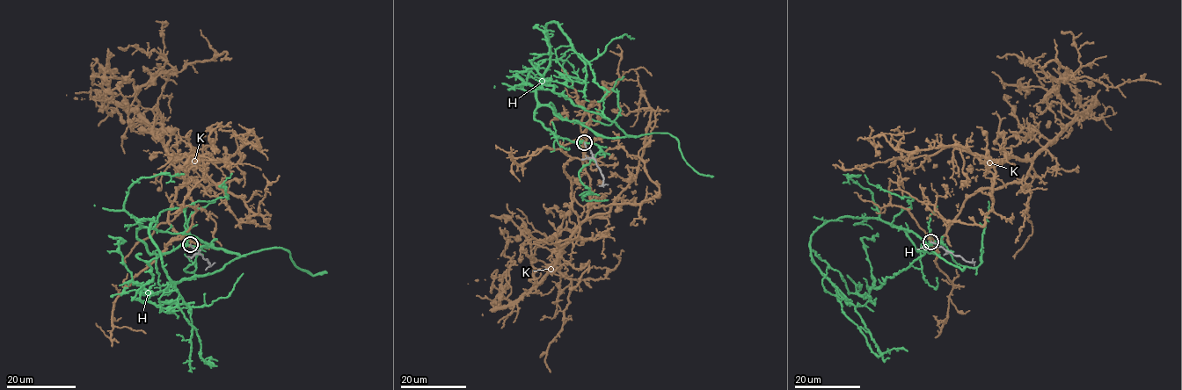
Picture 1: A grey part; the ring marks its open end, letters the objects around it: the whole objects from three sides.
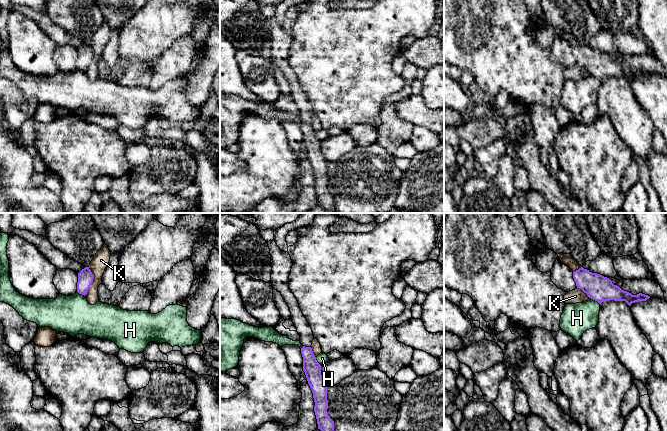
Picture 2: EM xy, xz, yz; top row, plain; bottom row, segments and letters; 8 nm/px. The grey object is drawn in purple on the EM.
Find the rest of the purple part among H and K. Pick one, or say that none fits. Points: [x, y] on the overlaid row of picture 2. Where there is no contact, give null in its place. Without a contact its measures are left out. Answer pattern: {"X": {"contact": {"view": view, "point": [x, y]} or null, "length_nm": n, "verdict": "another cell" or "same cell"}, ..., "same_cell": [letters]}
{"H": {"contact": {"view": "yz", "point": [594, 299]}, "length_nm": 110, "verdict": "another cell"}, "K": {"contact": {"view": "xy", "point": [92, 281]}, "length_nm": 240, "verdict": "another cell"}, "same_cell": []}

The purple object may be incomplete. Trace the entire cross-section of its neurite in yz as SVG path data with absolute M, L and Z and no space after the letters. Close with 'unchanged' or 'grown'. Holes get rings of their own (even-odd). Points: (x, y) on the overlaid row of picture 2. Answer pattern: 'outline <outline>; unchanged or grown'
outline M556 260L551 269L551 280L565 292L581 289L587 296L599 304L603 301L625 301L629 306L632 303L646 301L650 296L639 293L632 295L614 285L612 281L597 273L592 273L583 267L572 271L568 266Z; grown

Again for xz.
outline M275 240L269 241L268 247L271 255L271 284L275 290L281 293L291 312L291 320L294 323L300 342L303 345L301 354L303 357L303 371L312 390L315 402L314 412L318 429L321 431L334 431L334 421L328 415L327 385L321 375L321 365L317 362L311 345L314 339L312 329L303 315L298 301L289 288L289 274L293 262L288 252L282 252Z; grown

